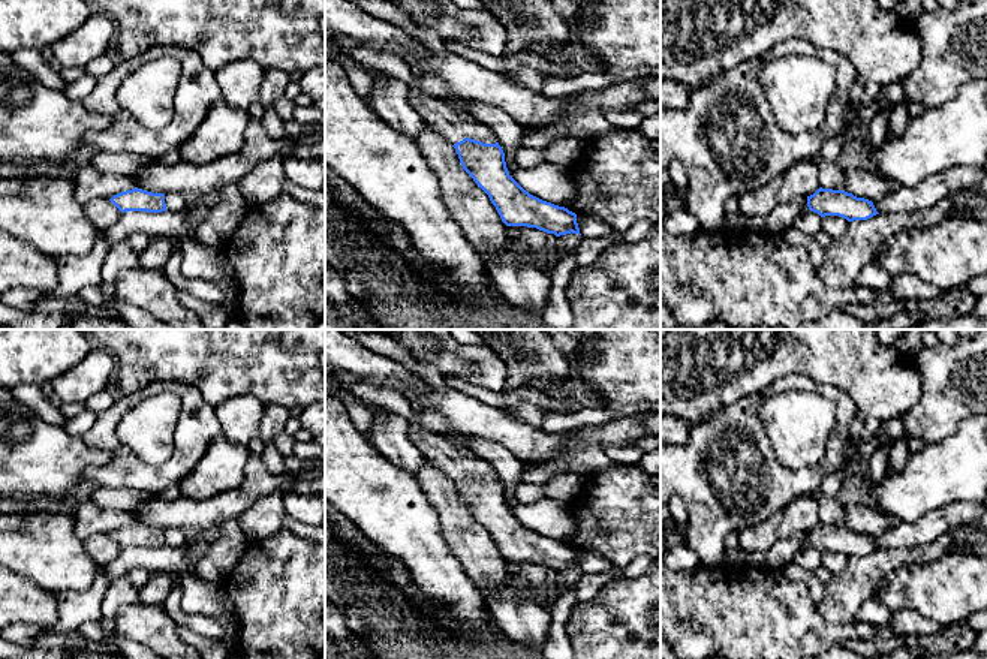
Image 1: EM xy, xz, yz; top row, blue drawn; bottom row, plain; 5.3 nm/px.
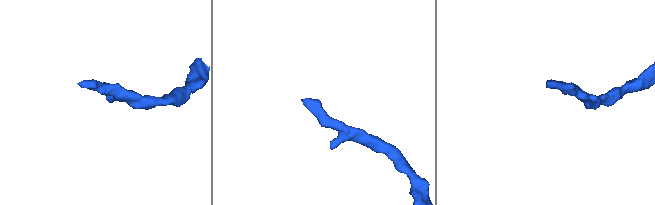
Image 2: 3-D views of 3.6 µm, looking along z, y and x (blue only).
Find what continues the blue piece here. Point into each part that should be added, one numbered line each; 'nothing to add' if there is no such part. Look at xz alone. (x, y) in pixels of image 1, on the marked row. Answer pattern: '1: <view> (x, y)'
1: xz (454, 126)

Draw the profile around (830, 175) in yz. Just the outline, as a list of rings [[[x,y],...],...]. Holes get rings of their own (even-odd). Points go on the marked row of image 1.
[[[816,154],[812,162],[819,169],[819,183],[822,189],[842,190],[845,186],[845,172],[836,163],[825,162]]]

